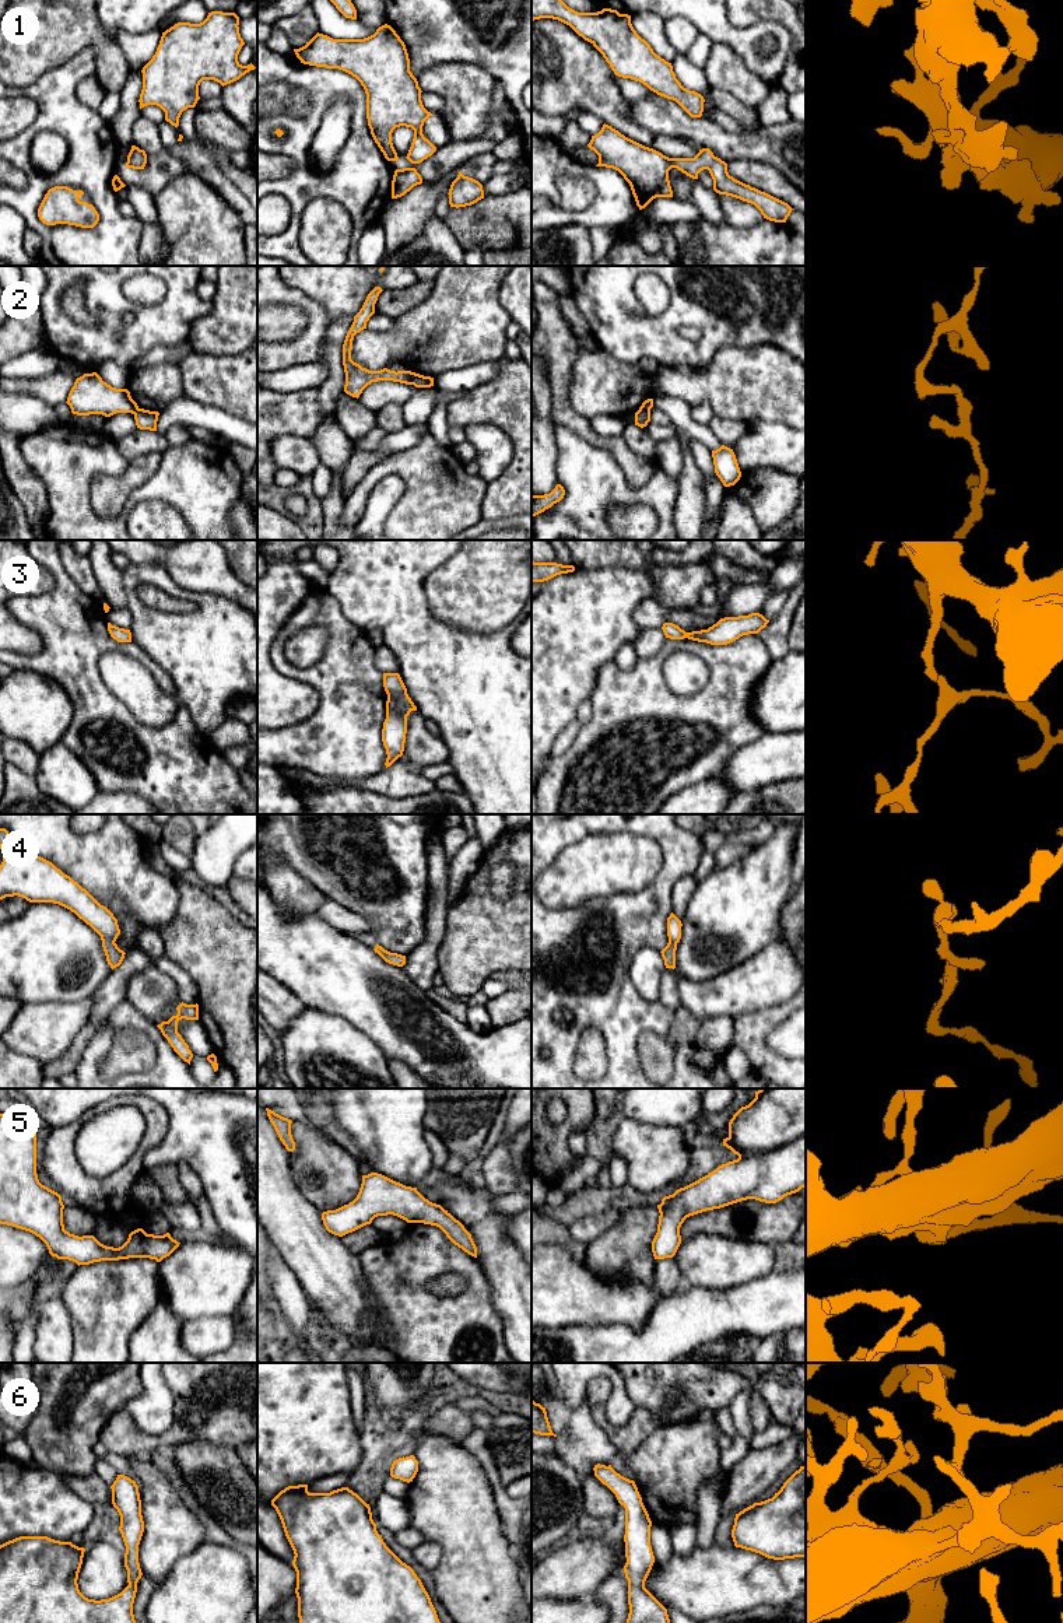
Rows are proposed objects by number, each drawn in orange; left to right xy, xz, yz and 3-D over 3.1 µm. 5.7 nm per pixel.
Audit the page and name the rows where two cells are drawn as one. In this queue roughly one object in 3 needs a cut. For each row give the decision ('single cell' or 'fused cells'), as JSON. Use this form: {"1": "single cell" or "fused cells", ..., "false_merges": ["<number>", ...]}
{"1": "single cell", "2": "fused cells", "3": "single cell", "4": "single cell", "5": "single cell", "6": "single cell", "false_merges": ["2"]}

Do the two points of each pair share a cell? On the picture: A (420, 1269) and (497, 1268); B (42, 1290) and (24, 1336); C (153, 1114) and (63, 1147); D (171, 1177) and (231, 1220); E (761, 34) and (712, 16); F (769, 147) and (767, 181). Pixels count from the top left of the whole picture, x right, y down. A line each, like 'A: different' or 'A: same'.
A: different
B: same
C: same
D: different
E: same
F: different

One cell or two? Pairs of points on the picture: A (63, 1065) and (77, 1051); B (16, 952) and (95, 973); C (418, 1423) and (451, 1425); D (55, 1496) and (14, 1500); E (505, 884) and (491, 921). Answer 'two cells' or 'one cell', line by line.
A: one cell
B: one cell
C: one cell
D: one cell
E: two cells

